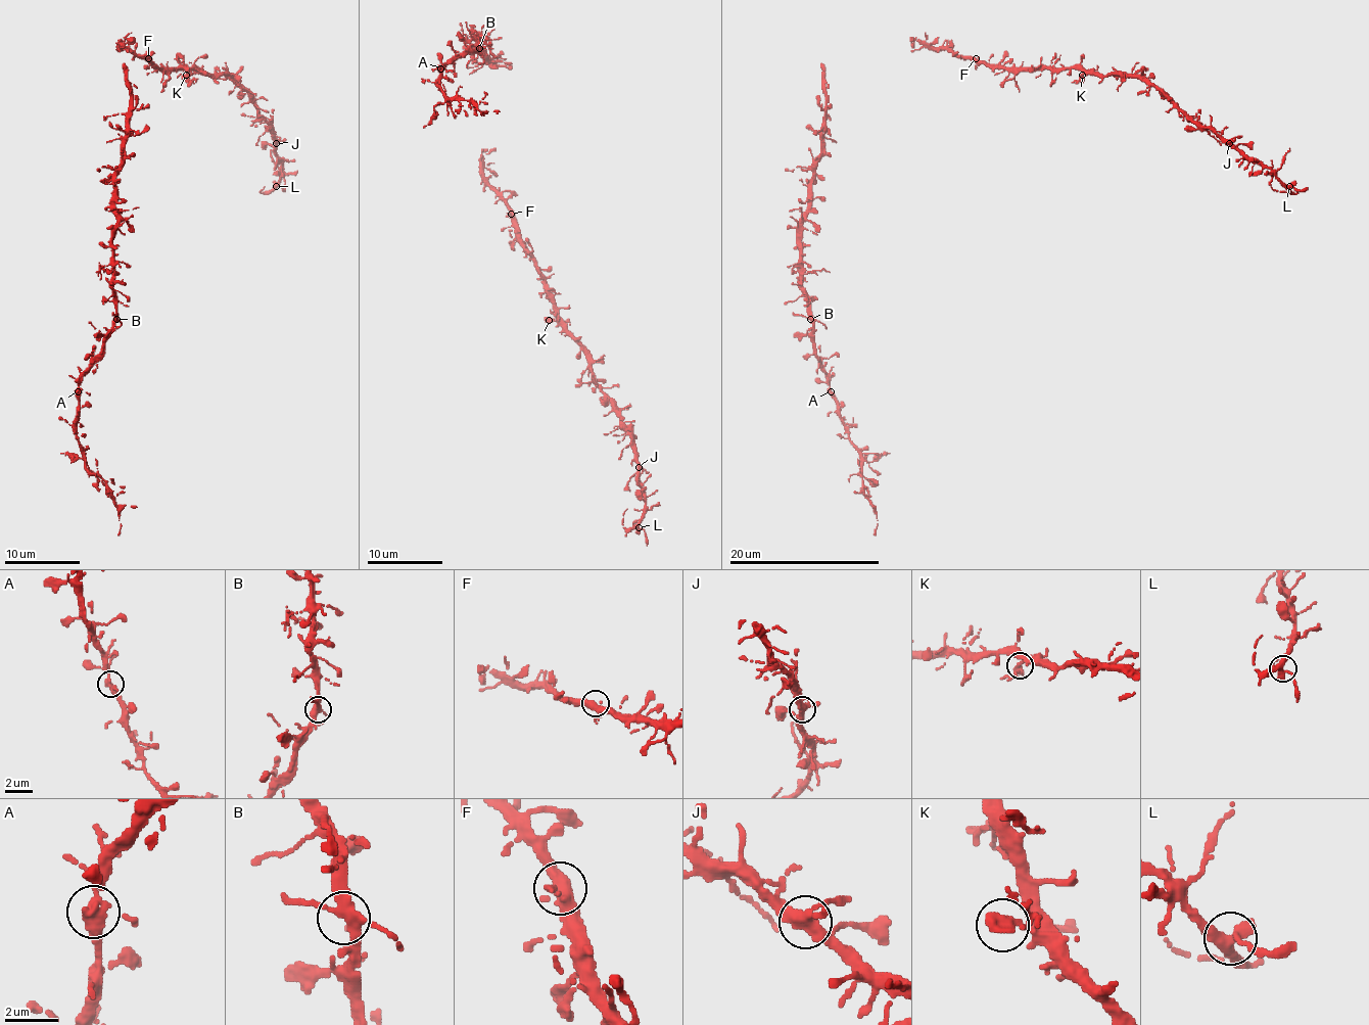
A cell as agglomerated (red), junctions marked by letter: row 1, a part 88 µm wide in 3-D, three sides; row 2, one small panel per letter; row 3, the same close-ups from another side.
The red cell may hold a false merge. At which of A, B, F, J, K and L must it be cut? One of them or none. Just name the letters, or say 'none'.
none

